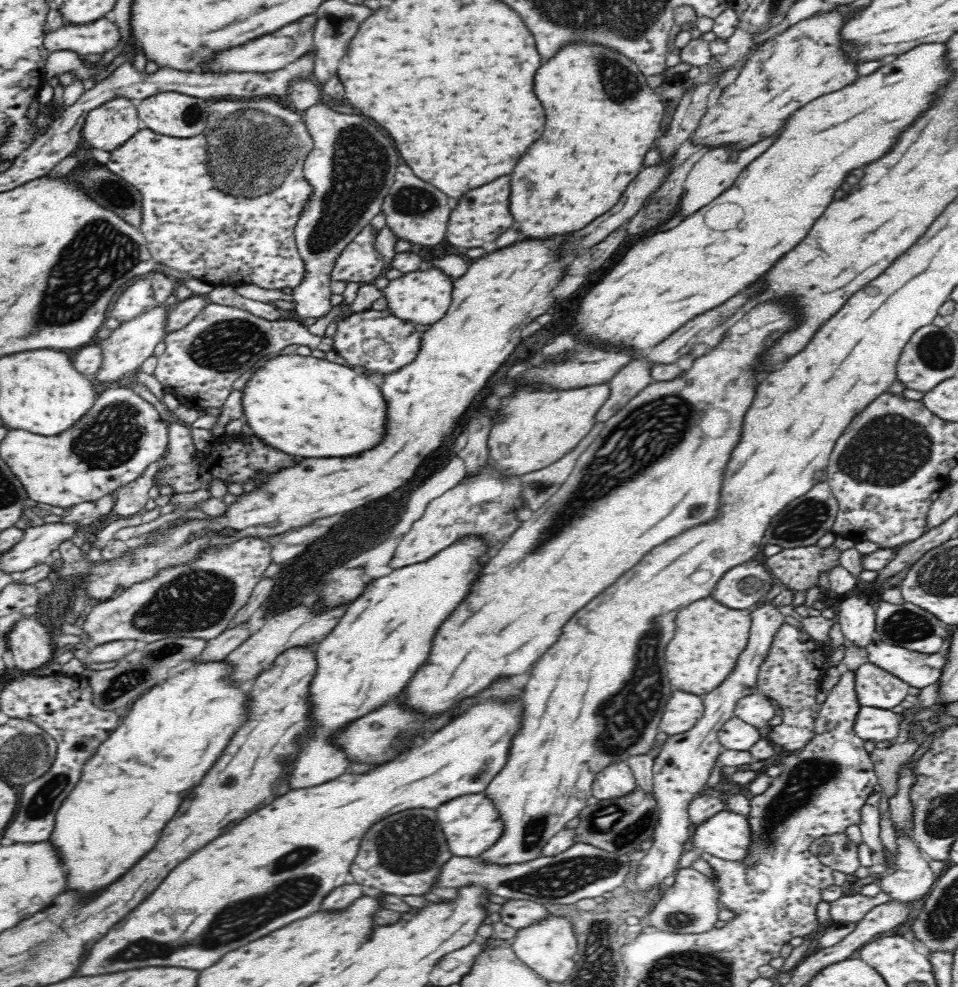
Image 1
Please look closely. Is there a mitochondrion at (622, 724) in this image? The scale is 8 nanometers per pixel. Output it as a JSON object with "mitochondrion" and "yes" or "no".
{"mitochondrion":"yes"}

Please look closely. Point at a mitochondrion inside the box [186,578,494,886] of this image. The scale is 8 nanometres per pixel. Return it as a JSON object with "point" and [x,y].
{"point":[410,845]}

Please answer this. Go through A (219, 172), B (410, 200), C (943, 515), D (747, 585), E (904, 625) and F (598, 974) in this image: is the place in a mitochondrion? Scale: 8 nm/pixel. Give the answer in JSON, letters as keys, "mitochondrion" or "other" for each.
{"A":"mitochondrion","B":"mitochondrion","C":"other","D":"mitochondrion","E":"mitochondrion","F":"mitochondrion"}

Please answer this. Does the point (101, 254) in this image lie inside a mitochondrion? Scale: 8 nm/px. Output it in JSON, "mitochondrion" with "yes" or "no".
{"mitochondrion":"yes"}

